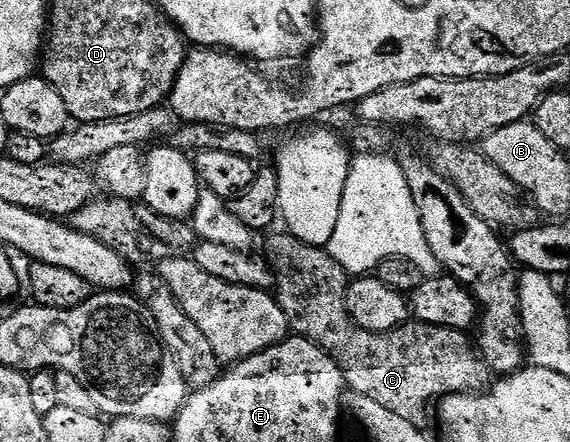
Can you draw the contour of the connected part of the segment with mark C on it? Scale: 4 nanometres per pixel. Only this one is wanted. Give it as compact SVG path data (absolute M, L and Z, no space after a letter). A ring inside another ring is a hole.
M282 234L271 237L263 252L275 273L275 299L289 317L290 329L304 340L317 344L332 357L345 376L345 383L350 391L373 400L376 405L385 408L395 417L415 422L419 420L418 417L430 400L435 402L452 395L479 394L490 385L490 370L478 356L470 337L464 332L417 321L406 322L395 331L387 333L361 332L347 314L347 275L334 263L325 248L316 248L313 244L296 240L294 236ZM409 344L417 344L417 348L421 348L421 360L409 360Z

